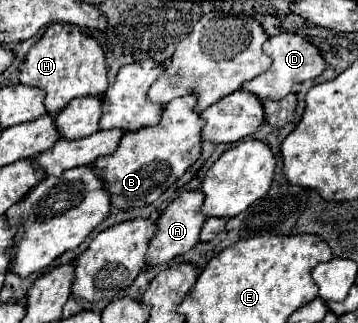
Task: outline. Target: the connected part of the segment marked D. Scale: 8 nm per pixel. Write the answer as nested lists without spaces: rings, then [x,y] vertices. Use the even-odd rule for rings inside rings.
[[[277,34],[277,36],[269,38],[263,44],[263,52],[271,56],[271,60],[273,60],[271,68],[267,68],[263,74],[259,74],[257,78],[253,78],[241,86],[241,90],[251,92],[261,100],[281,100],[289,92],[293,92],[293,86],[297,86],[305,80],[315,80],[325,68],[325,62],[323,62],[319,50],[307,38],[295,36],[295,34]]]

